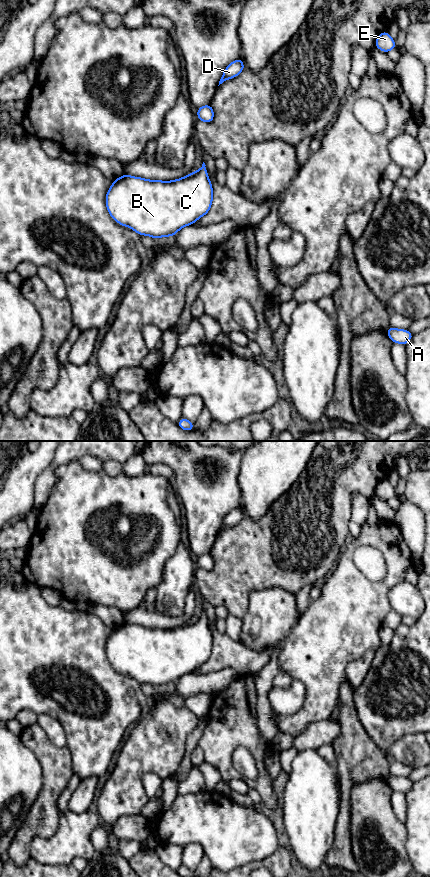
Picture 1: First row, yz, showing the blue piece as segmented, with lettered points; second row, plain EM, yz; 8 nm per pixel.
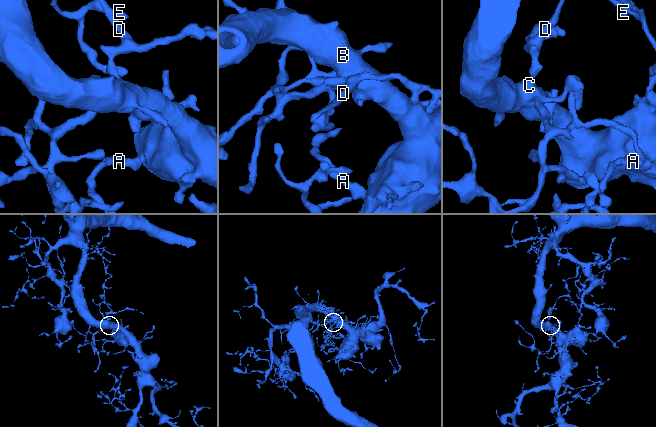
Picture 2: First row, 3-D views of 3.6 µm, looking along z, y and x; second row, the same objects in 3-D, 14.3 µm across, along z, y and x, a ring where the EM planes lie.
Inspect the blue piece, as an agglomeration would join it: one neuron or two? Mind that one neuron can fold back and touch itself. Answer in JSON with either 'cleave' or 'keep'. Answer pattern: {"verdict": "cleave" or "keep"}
{"verdict": "keep"}

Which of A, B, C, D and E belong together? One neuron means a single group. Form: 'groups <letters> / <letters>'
groups A B C D E

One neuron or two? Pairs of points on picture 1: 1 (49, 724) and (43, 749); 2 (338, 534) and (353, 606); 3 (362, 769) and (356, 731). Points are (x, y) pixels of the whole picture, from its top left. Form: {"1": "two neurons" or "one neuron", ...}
{"1": "two neurons", "2": "two neurons", "3": "one neuron"}

